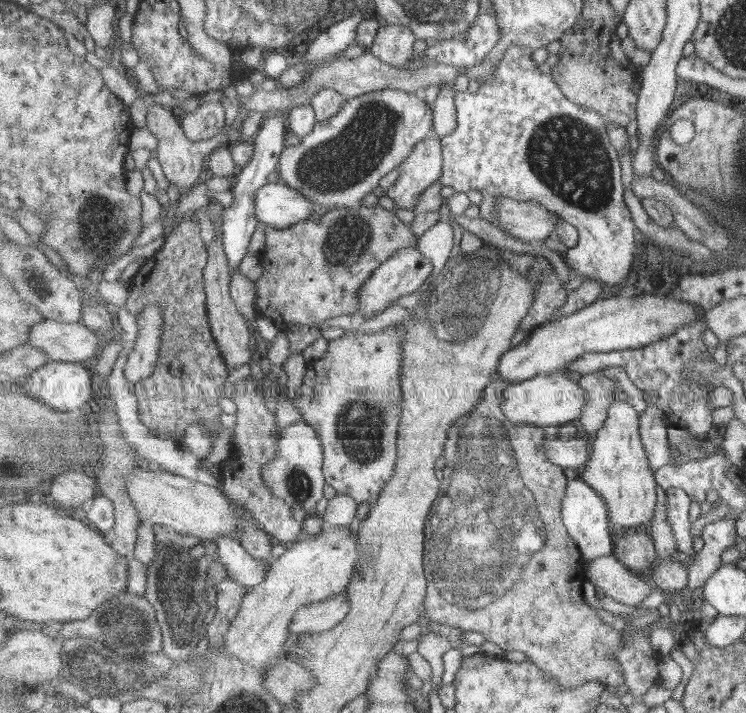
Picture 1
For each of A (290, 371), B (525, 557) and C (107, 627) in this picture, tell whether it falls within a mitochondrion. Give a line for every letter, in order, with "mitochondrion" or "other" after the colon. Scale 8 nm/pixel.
A: other
B: mitochondrion
C: mitochondrion

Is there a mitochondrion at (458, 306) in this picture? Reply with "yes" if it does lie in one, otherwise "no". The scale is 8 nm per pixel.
yes

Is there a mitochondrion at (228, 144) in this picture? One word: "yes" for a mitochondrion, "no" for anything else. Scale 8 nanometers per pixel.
no

